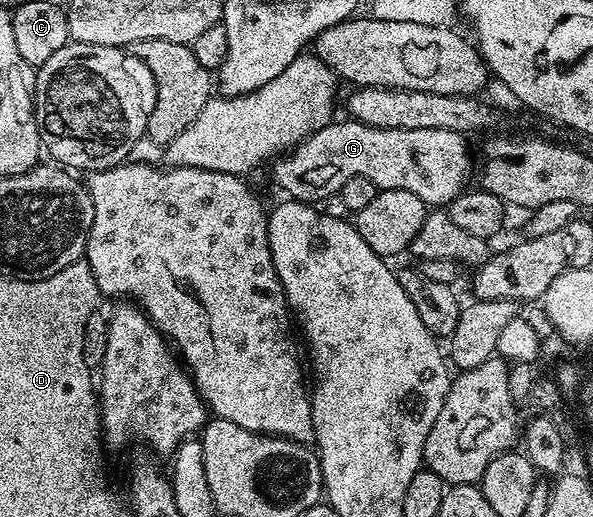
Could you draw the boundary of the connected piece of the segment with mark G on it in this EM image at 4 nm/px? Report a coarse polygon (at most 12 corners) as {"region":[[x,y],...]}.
{"region":[[332,121],[274,160],[315,205],[349,177],[439,209],[470,184],[468,136]]}

